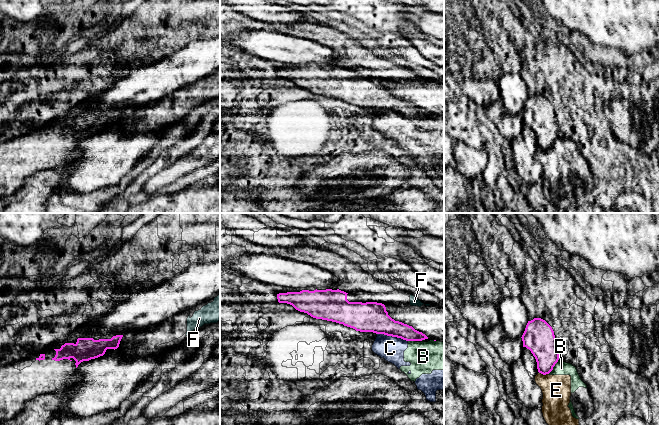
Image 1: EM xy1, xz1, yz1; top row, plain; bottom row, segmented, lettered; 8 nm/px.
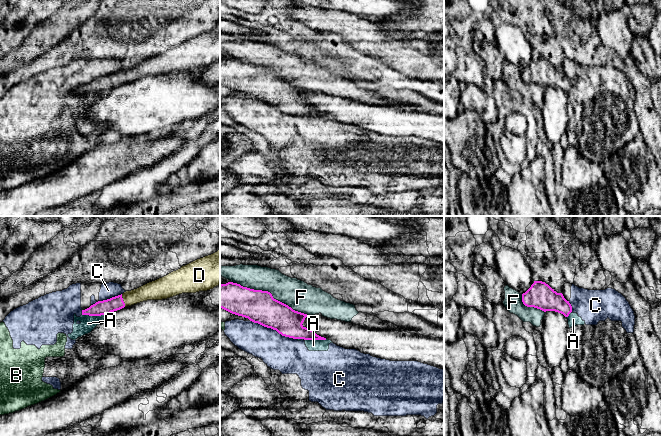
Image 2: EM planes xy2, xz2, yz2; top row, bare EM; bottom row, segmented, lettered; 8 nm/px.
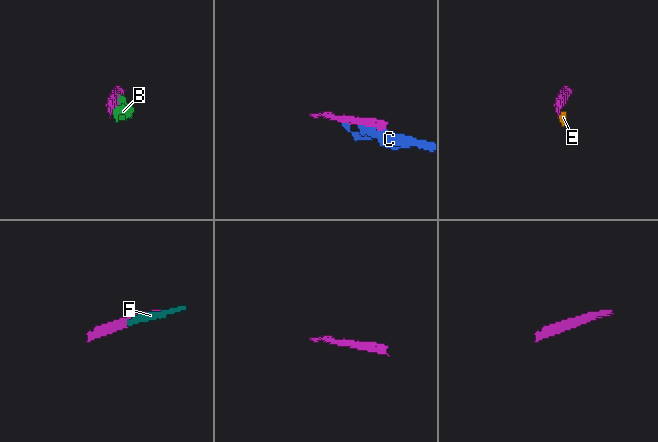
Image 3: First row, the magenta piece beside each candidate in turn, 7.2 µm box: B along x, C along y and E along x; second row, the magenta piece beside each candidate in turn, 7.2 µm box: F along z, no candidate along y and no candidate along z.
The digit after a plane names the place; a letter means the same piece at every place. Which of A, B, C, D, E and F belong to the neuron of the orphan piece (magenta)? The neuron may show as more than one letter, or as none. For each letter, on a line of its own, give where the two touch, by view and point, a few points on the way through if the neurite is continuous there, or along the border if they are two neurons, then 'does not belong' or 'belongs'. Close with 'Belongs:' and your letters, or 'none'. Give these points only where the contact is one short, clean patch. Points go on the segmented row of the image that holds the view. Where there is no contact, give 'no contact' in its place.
A: xy2 (94, 315) | along xy2 (82, 314), (106, 315) | does not belong
B: yz1 (554, 365) | does not belong
C: xz2 (273, 329) | does not belong
D: xy2 (122, 300) | across xy2 (105, 307), (122, 300), (151, 291) | belongs
E: yz1 (544, 374) | along yz1 (539, 372), (548, 374) | does not belong
F: xz2 (270, 293) | does not belong
Belongs: D

